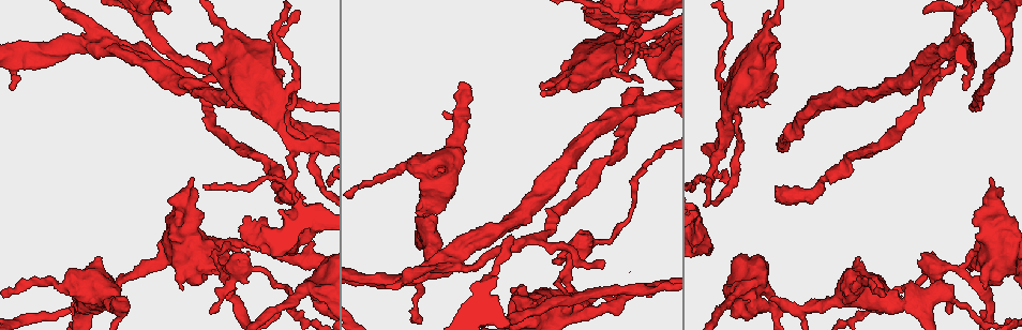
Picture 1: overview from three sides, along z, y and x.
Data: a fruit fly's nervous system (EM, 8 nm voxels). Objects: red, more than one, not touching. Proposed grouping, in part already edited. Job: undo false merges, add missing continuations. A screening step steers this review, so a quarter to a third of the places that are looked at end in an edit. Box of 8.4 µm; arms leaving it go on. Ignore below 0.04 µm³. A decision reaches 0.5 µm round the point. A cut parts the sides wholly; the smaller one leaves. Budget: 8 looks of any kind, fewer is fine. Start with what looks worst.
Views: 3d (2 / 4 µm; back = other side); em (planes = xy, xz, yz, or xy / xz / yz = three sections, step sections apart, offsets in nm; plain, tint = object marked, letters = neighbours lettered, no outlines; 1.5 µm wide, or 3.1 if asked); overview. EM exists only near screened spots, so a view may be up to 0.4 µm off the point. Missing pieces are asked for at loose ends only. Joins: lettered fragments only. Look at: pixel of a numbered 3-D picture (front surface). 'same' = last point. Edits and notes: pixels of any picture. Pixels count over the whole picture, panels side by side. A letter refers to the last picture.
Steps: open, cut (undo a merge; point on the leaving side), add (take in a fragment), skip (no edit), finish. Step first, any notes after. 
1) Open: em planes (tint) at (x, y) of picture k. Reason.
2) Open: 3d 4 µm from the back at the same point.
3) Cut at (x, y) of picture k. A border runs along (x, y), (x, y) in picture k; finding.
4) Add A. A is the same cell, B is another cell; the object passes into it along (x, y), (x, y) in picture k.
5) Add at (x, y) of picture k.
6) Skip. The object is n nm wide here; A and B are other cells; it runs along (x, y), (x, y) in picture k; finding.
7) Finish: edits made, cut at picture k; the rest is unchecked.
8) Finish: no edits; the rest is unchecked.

Open: 3d 2 µm from the back at (423, 224) of picture 1.

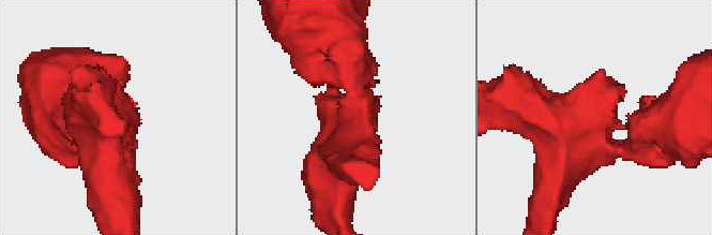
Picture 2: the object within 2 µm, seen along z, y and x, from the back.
Open: em yz step 8 (tint) at (599, 128) of picture 2. Now the EM.

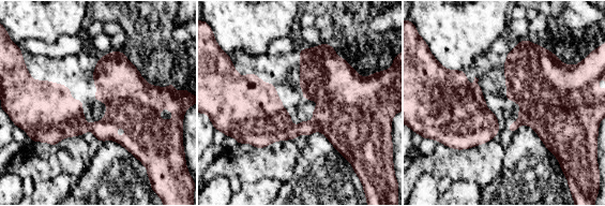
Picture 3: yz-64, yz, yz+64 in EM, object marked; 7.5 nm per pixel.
Open: em planes (letters) at the same point. Cut it another way.

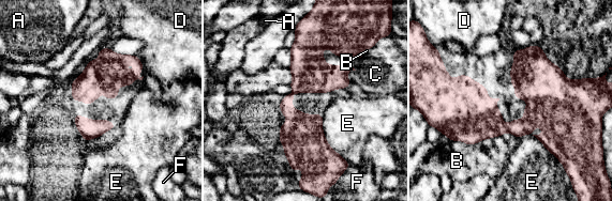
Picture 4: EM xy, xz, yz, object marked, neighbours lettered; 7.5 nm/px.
Skip. The longest contact is with E, 440 nm; A, B, C, D, E and F are other cells; it runs along (298, 60), (287, 110), (313, 184) in picture 4; one neuron here.

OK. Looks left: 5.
Open: 3d 4 µm at (255, 269) of picture 1. Calibre changes.

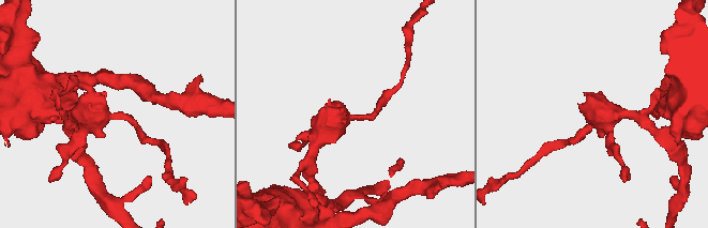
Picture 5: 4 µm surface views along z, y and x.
Open: em xz step 4 (tint) at (114, 114) of picture 5. Need the tissue.

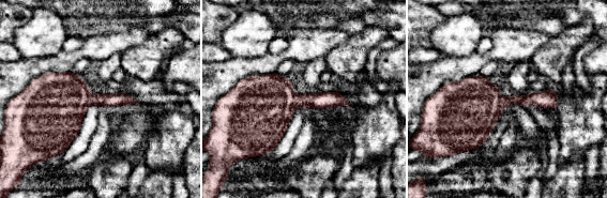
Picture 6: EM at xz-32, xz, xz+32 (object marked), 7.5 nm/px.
Open: em planes (letters) at the same point. Another direction.

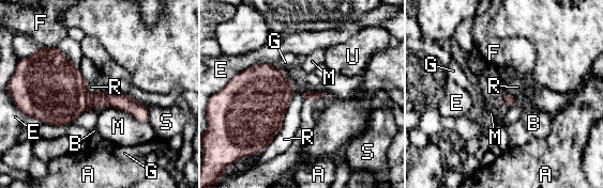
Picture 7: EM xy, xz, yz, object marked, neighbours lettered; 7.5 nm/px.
Skip. The object is 80 nm wide here; A, B, E, F, G, M, R, S and U are other cells; a border runs along (285, 72), (294, 95), (261, 154) in picture 7; continuous, no second neuron.

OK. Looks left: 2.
Open: 3d 4 µm at (469, 270) of picture 1. Free end.

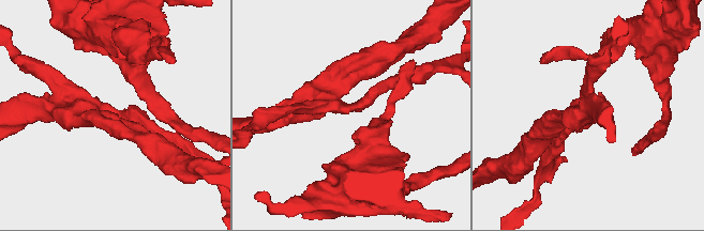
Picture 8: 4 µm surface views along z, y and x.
Open: em planes (letters) at (111, 106) of picture 8. Need the tissue.

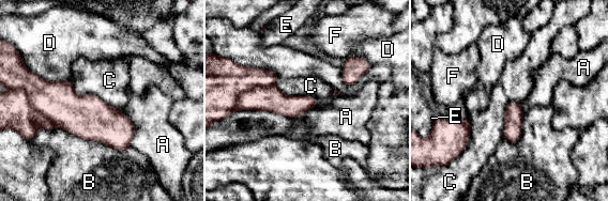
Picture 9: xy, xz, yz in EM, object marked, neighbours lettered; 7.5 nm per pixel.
Skip. The object is 140 nm wide here; A, B, C, D, E and F are other cells; a border runs along (277, 78), (316, 106) in picture 9; none of them fits.

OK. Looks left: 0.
Finish: no edits; the rest is unchecked.

